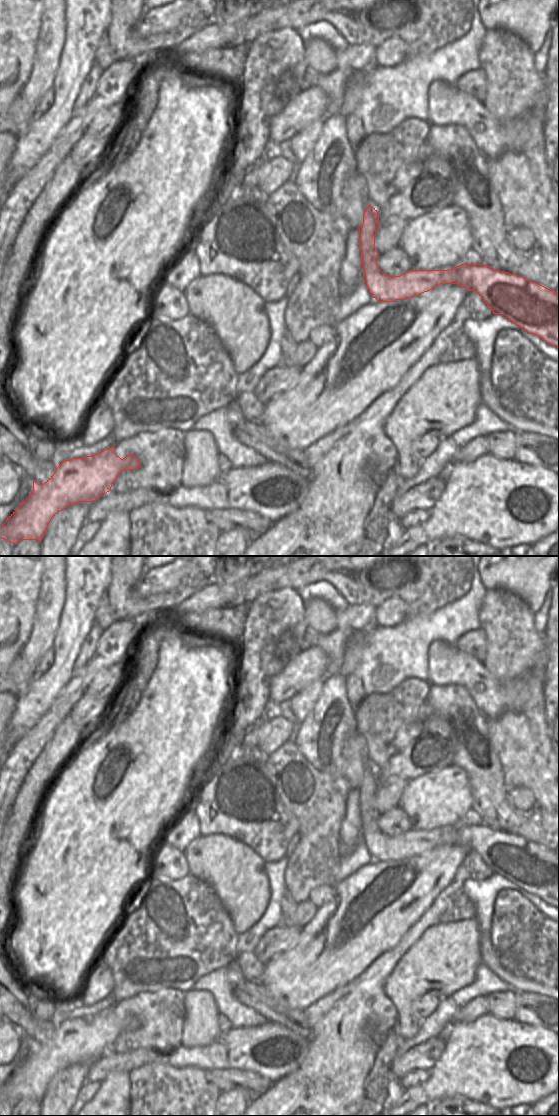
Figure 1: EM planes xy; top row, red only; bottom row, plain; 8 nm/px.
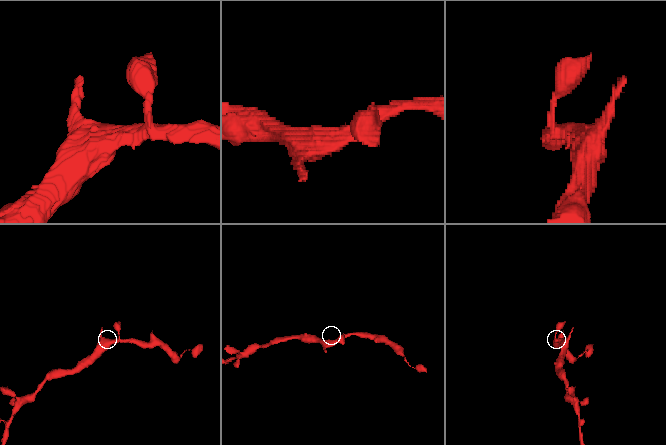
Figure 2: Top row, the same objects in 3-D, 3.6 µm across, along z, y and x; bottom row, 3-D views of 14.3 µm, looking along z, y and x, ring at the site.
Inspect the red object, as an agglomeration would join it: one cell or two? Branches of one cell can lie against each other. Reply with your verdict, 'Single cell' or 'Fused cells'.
Single cell

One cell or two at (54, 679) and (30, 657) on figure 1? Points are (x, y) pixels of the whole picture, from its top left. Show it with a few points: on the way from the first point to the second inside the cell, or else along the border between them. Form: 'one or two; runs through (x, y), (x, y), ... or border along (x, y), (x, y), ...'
two; border along (38, 667), (34, 679)

